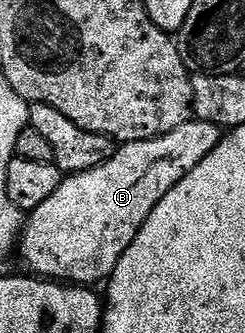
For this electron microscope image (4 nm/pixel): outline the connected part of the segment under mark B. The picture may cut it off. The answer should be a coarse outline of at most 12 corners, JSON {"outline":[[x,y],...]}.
{"outline":[[214,122],[120,144],[27,213],[18,252],[107,281],[154,206],[222,139]]}

